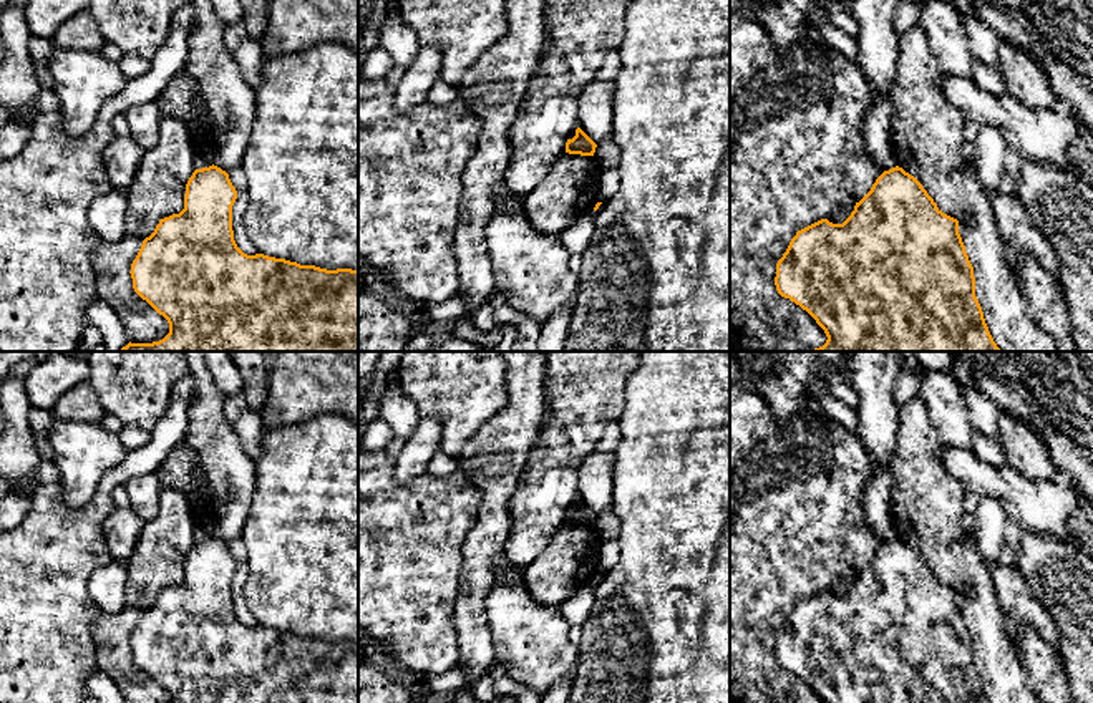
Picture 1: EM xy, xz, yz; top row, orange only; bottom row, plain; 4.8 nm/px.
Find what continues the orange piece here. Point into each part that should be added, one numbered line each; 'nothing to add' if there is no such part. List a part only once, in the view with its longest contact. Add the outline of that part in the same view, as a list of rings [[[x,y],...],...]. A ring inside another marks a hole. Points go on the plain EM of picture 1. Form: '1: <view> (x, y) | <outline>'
nothing to add

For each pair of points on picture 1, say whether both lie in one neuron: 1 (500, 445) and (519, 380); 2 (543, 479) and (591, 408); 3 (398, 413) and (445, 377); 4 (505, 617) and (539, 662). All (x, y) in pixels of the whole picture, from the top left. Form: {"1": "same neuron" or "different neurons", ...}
{"1": "same neuron", "2": "same neuron", "3": "different neurons", "4": "same neuron"}

